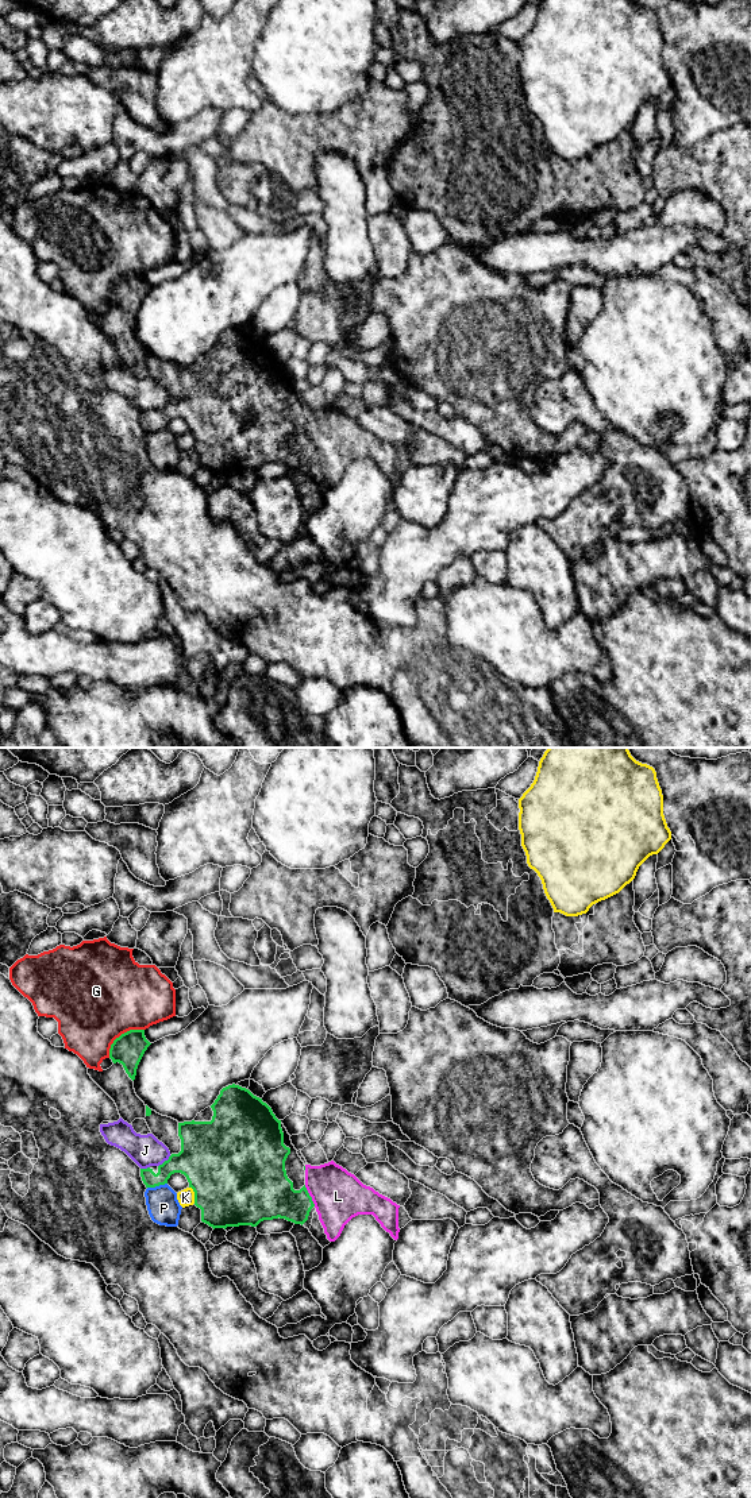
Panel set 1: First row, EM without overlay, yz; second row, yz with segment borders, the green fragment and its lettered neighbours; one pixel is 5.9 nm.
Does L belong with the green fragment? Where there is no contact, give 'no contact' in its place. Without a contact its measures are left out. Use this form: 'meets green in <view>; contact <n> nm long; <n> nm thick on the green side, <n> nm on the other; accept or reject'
meets green in yz; contact 140 nm long; 300 nm thick on the green side, 300 nm on the other; accept

